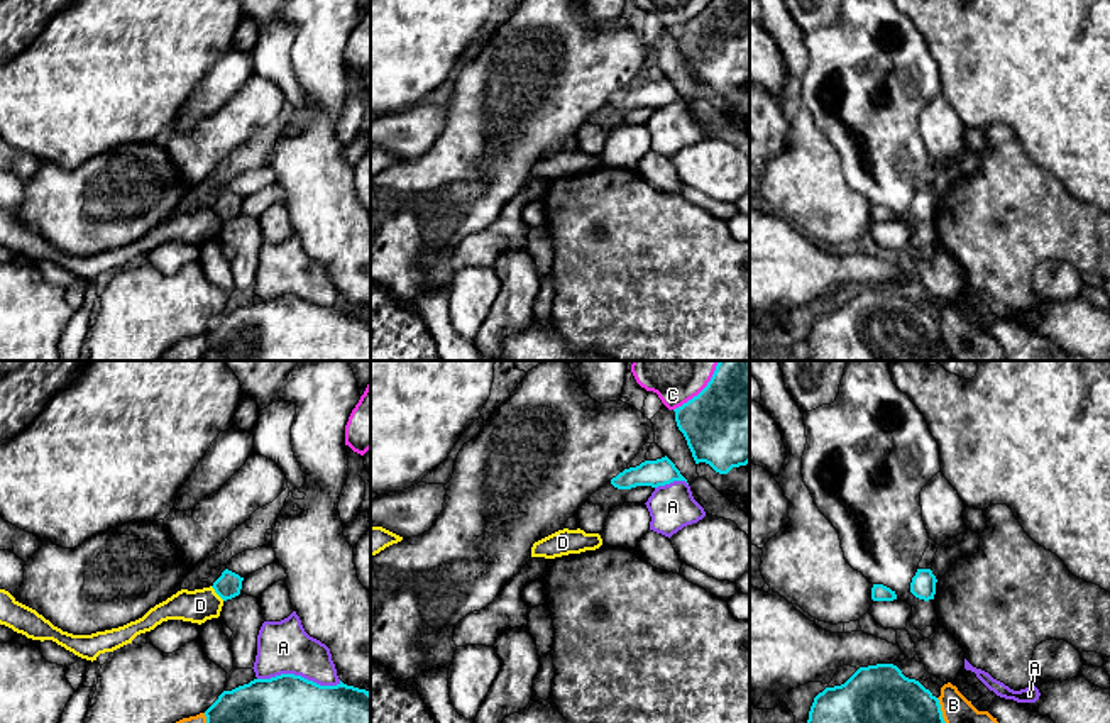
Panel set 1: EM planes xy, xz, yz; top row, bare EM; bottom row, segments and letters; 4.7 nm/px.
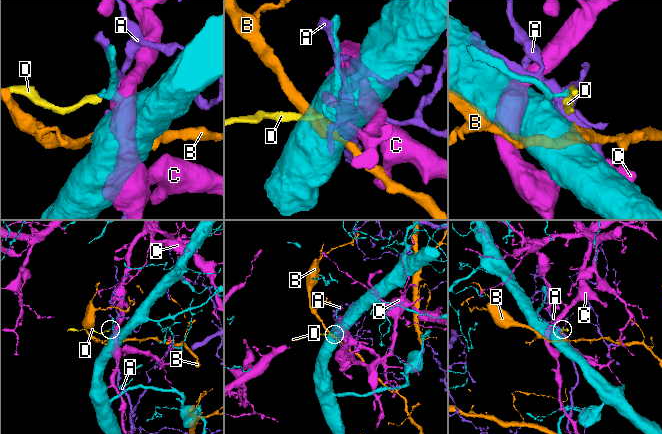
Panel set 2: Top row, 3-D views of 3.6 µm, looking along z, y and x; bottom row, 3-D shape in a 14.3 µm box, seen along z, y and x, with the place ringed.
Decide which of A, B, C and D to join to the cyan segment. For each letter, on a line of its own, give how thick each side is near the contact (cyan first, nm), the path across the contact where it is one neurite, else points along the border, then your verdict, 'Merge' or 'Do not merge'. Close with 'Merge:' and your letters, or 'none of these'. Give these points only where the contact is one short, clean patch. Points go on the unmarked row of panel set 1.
A: Thickness 500 nm (cyan) against 260 nm. Do not merge
B: Thickness 500 nm (cyan) against 240 nm. Do not merge
C: Thickness 420 nm (cyan) against 140 nm. Do not merge
D: Thickness 120 nm (cyan) against 160 nm. Boundary: xy (210, 207), (224, 220). Do not merge
Merge: none of these

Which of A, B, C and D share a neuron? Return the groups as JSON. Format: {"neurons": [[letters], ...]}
{"neurons": [["A"], ["B"], ["C"], ["D"]]}

